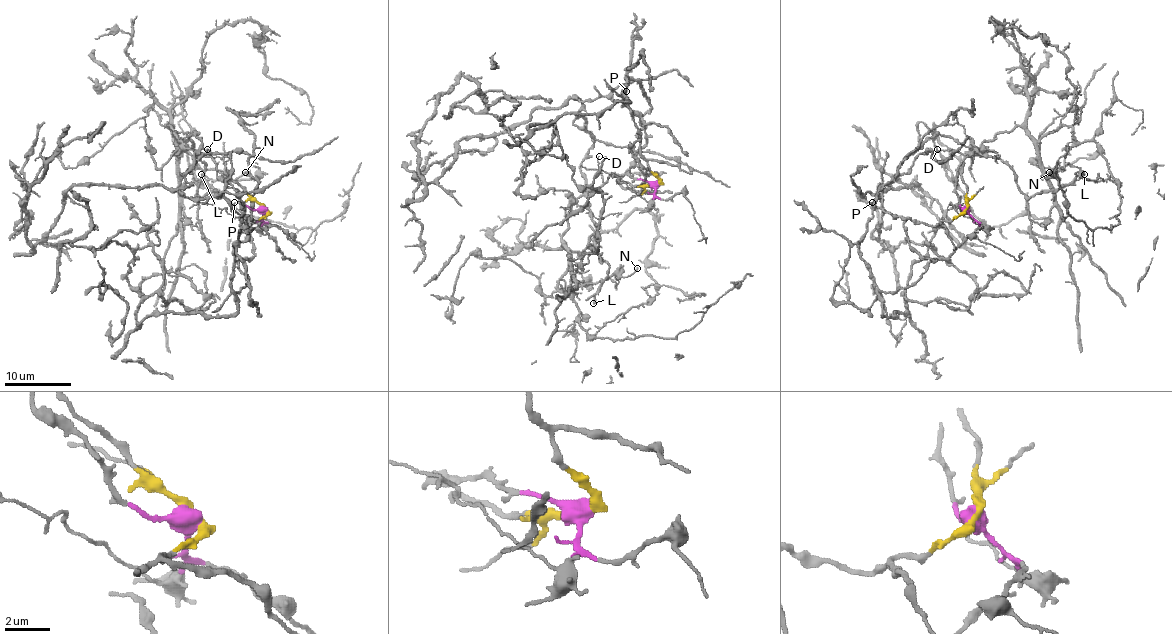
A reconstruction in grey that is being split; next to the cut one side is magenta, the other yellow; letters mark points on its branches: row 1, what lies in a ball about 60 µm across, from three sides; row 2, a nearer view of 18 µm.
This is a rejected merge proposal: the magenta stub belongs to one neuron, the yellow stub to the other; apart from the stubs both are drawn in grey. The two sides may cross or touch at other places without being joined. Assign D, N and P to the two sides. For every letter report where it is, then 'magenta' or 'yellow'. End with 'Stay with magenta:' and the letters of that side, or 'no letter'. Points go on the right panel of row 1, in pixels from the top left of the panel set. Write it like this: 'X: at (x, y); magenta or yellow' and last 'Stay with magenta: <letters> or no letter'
D: at (937, 149); magenta
N: at (1049, 172); magenta
P: at (872, 202); yellow
Stay with magenta: D, N

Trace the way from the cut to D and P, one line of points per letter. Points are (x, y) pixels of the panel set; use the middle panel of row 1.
D: (656, 186), (628, 174), (616, 174), (604, 182), (599, 172), (599, 156)
P: (656, 186), (658, 179), (641, 154), (638, 135), (643, 120), (629, 107), (624, 95), (626, 90)

